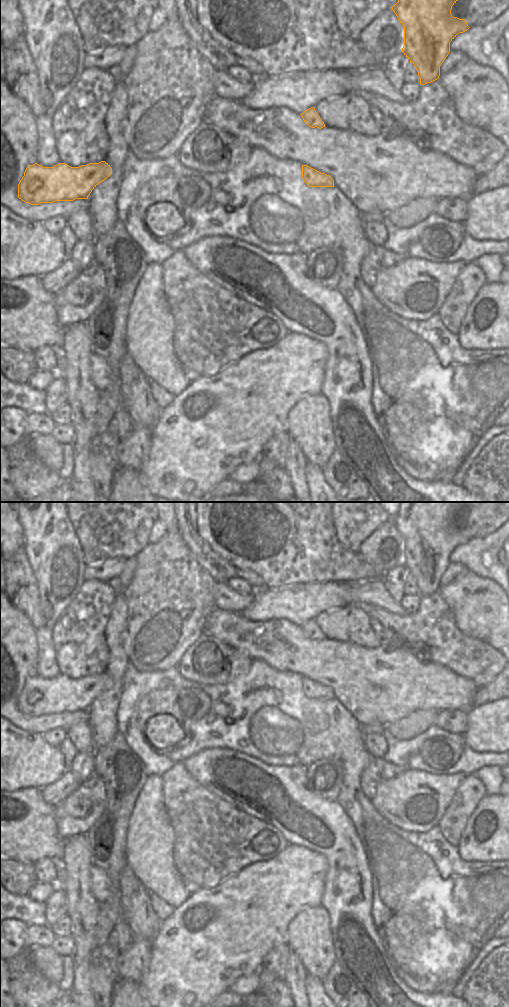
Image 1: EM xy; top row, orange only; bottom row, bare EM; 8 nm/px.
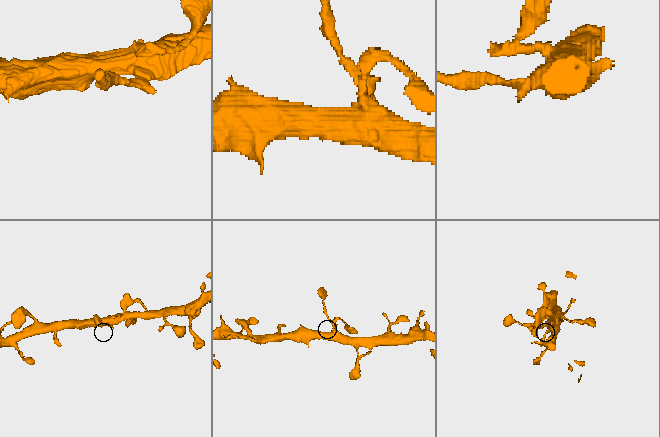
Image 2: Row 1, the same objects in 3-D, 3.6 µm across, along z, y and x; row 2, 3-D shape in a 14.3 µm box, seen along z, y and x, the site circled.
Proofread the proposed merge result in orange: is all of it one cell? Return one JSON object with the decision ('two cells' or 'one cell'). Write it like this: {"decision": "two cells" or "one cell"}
{"decision": "one cell"}

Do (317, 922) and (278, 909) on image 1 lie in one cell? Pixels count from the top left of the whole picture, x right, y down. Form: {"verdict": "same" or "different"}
{"verdict": "different"}

